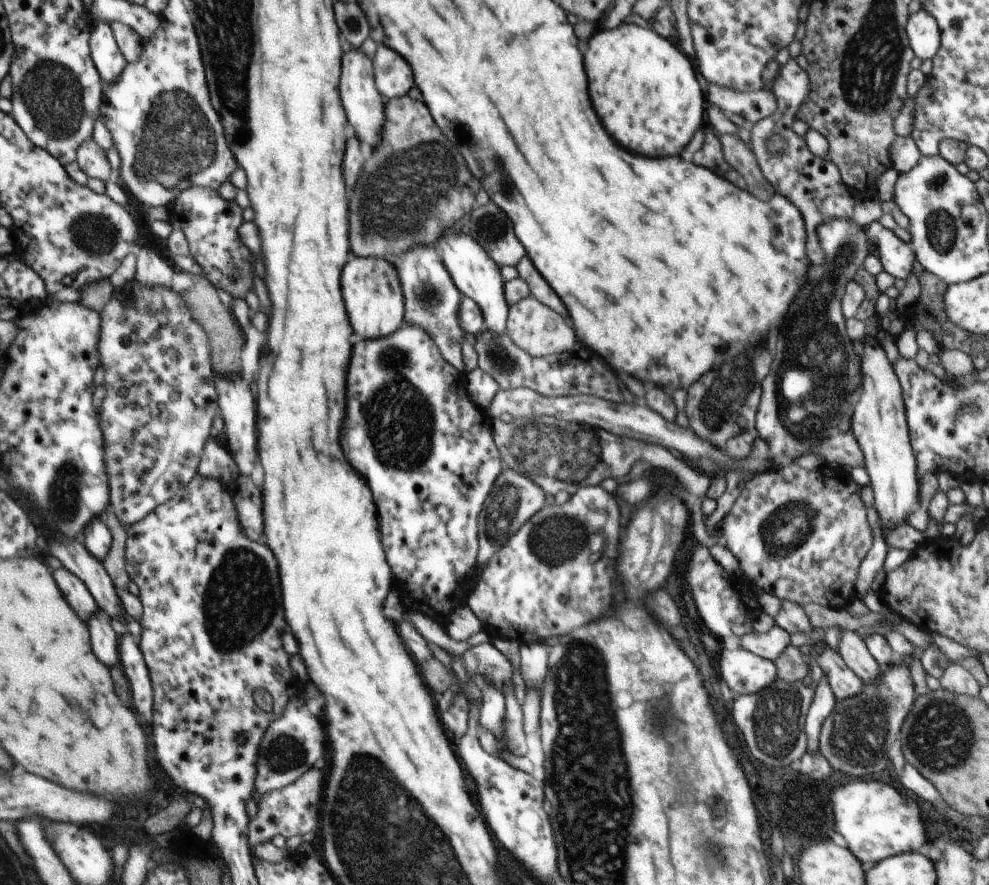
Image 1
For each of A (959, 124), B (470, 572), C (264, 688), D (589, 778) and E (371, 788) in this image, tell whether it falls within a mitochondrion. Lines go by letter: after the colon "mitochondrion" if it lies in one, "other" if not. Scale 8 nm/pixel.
A: other
B: other
C: other
D: mitochondrion
E: mitochondrion

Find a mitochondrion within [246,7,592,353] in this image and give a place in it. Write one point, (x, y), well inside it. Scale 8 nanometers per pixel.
(399, 195)

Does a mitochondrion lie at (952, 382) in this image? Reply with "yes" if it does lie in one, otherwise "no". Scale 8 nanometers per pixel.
no

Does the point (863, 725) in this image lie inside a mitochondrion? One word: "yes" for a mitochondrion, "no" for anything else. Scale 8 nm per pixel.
yes

